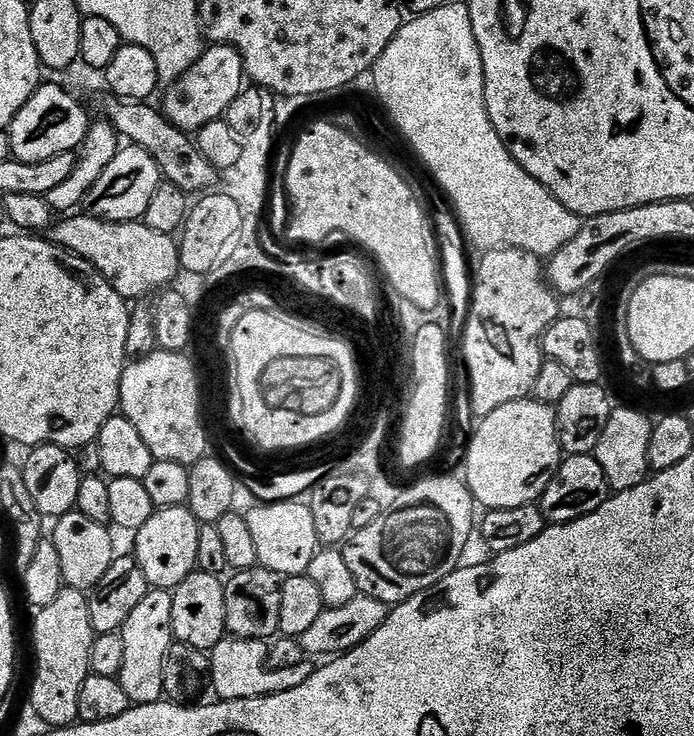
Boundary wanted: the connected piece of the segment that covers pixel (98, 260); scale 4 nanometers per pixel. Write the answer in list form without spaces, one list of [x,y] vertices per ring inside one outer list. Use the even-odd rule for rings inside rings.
[[[68,214],[57,219],[46,236],[59,248],[90,262],[125,302],[167,289],[171,285],[168,283],[182,272],[179,243],[172,236],[150,230],[143,222],[110,222],[87,214]]]

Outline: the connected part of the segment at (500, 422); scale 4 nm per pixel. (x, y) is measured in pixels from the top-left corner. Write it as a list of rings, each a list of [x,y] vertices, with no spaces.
[[[531,398],[515,400],[506,402],[506,406],[498,406],[494,414],[483,417],[477,424],[480,425],[468,444],[468,457],[464,460],[462,473],[473,500],[484,510],[510,510],[514,506],[536,504],[546,486],[550,486],[562,459],[560,439],[556,433],[555,407]]]

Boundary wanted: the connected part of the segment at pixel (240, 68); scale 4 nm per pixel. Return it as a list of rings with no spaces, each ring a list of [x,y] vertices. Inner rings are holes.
[[[212,44],[178,79],[167,85],[162,111],[164,117],[183,132],[195,134],[199,128],[221,119],[228,107],[246,87],[242,54],[229,44]]]

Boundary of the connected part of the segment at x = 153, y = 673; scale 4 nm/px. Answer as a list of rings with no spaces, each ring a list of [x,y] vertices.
[[[152,588],[146,598],[138,602],[138,607],[130,613],[130,618],[126,618],[119,631],[123,643],[123,661],[118,679],[122,690],[126,690],[126,698],[130,698],[133,705],[159,704],[165,699],[162,666],[166,666],[166,654],[174,642],[173,618],[172,592],[167,588]]]

